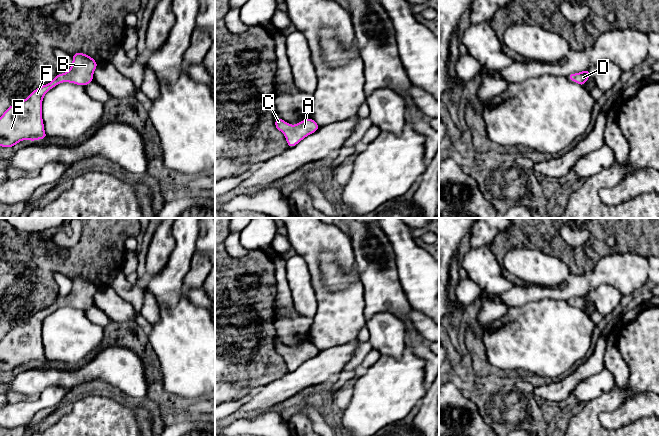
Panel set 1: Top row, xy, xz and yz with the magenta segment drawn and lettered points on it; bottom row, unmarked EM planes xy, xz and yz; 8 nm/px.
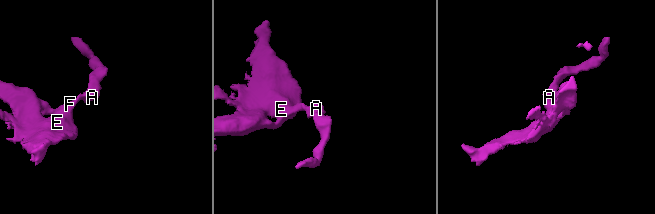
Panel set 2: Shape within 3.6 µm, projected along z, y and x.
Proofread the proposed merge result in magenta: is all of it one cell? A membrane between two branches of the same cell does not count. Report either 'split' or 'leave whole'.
leave whole

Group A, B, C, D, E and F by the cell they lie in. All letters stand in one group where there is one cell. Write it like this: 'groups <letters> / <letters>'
groups A B C D E F

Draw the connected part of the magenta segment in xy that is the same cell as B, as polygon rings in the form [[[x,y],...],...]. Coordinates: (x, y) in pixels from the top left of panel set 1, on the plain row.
[[[77,276],[72,279],[73,286],[71,292],[64,298],[58,297],[54,304],[35,313],[28,322],[11,329],[0,341],[0,370],[10,372],[22,364],[36,365],[46,363],[48,360],[44,355],[42,344],[42,323],[44,319],[61,306],[69,306],[86,310],[93,306],[93,297],[97,292],[97,286],[90,280]]]

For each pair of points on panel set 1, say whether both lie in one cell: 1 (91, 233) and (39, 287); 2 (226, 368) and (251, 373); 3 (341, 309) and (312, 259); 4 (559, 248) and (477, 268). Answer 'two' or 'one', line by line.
1: one
2: one
3: one
4: two

